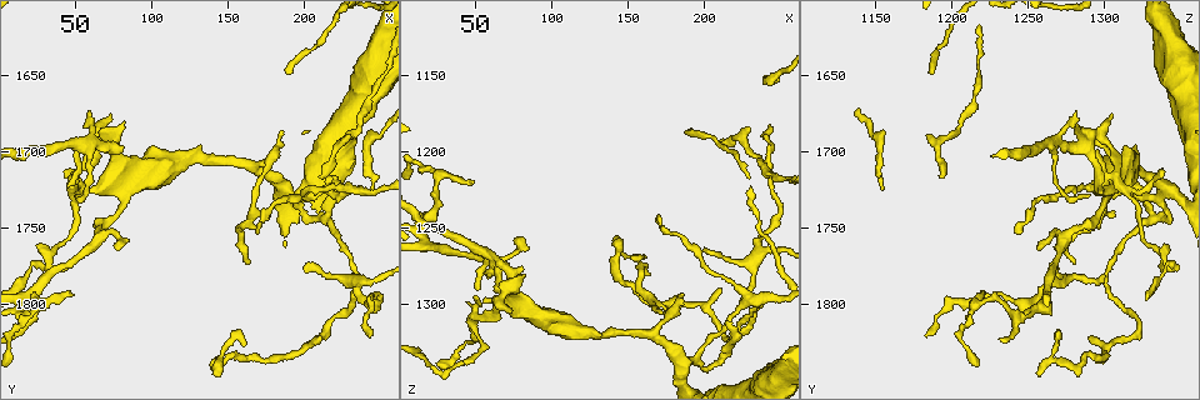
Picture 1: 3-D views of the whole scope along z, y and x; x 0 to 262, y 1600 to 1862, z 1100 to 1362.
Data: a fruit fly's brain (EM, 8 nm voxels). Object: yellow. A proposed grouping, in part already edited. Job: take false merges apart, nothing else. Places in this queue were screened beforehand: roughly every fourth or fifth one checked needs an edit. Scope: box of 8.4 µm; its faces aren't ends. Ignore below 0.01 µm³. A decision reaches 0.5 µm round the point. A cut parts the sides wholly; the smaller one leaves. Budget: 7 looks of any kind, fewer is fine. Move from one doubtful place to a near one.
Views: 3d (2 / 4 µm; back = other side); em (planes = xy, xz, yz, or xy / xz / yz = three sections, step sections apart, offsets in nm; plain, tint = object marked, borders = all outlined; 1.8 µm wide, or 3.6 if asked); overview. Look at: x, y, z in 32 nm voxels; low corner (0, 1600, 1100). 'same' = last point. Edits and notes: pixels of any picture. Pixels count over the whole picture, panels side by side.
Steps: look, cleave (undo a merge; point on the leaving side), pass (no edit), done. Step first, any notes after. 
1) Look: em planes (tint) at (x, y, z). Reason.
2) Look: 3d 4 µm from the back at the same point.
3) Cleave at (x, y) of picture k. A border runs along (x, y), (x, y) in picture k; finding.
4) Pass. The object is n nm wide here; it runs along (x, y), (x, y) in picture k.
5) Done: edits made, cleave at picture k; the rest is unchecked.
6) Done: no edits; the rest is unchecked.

Look: 3d 2 µm at (228, 1726, 1296). Branch point.

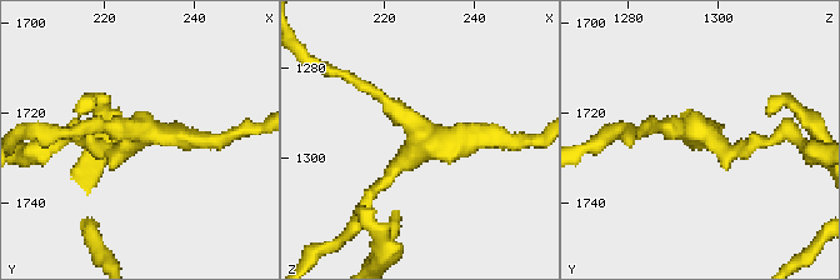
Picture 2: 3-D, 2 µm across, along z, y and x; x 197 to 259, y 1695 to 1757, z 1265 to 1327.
Look: em xy step 16 (tint) at (228, 1725, 1297). 3 arms meet here; need the tissue.

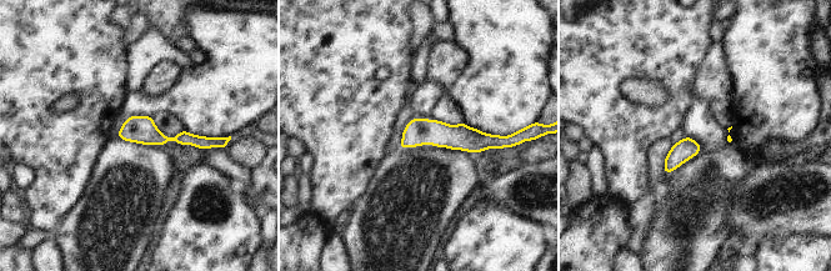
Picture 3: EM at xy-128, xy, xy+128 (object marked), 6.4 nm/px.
Look: em planes (borders) at the same point. Another direction.

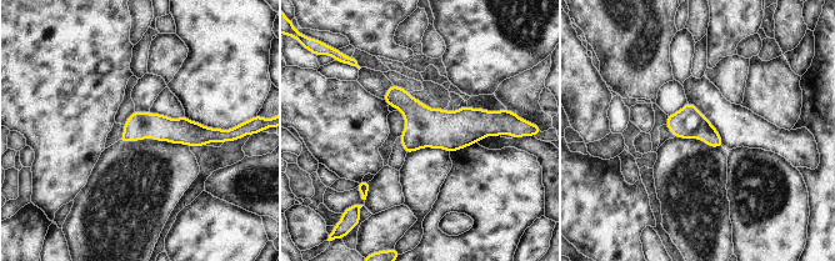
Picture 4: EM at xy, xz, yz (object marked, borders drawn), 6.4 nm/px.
Pass. It runs along (388, 96), (428, 125), (495, 125) in picture 4; all the same cell.

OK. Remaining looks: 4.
Look: em planes (plain) at (186, 1726, 1342). Four arms meet.

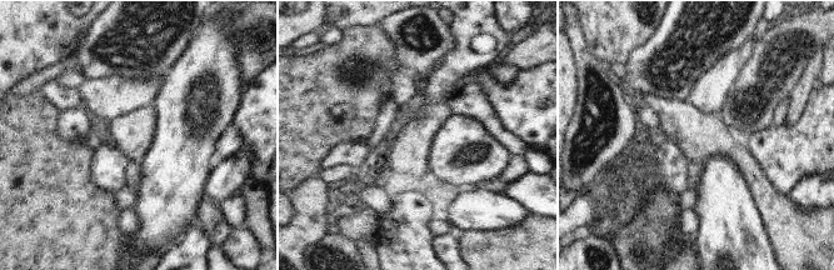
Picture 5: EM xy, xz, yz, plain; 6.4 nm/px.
Look: em planes (tint) at the same point. Where the object lies.

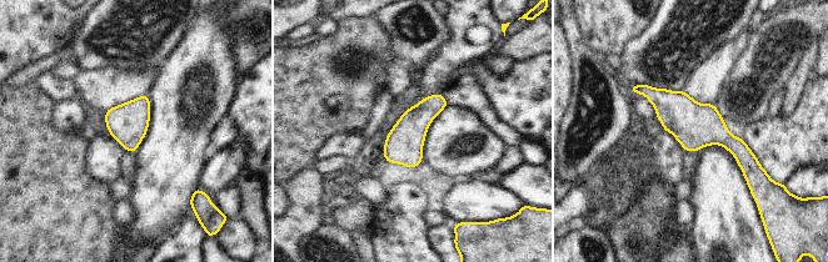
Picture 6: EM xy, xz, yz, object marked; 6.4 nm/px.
Pass. It runs along (634, 89), (713, 130), (757, 170) in picture 6; one cell here.

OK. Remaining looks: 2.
Look: em xz step 8 (tint) at (58, 1694, 1266). A fork.

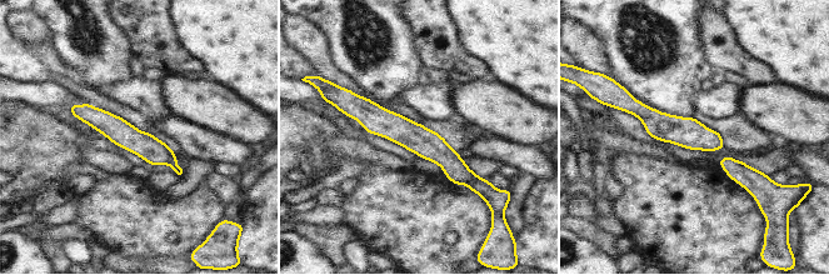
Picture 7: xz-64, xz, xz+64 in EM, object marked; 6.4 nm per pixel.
Look: em planes (borders) at the same point.

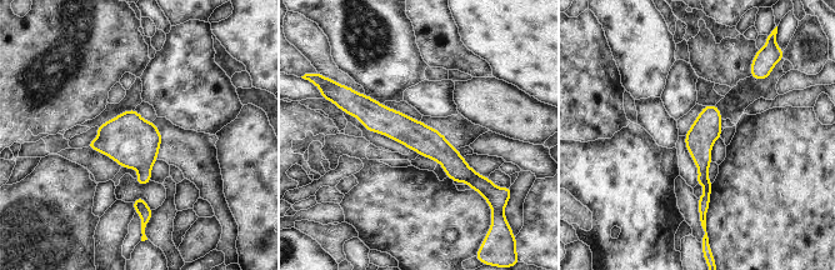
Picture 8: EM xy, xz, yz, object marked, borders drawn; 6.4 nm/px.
Pass. The object is 190 nm wide here; it runs along (349, 106), (433, 144), (476, 180) in picture 8; all the same cell.

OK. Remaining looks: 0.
Done: no edits; the rest is unchecked.

